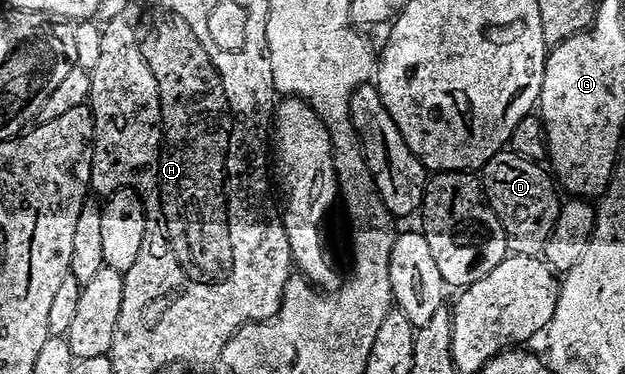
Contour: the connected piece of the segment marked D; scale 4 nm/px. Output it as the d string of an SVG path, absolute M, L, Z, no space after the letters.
M499 151L481 166L482 191L490 210L504 227L506 248L510 253L539 256L548 243L548 235L552 235L552 227L556 227L560 189L555 178L542 167L539 162L530 161L513 151Z

